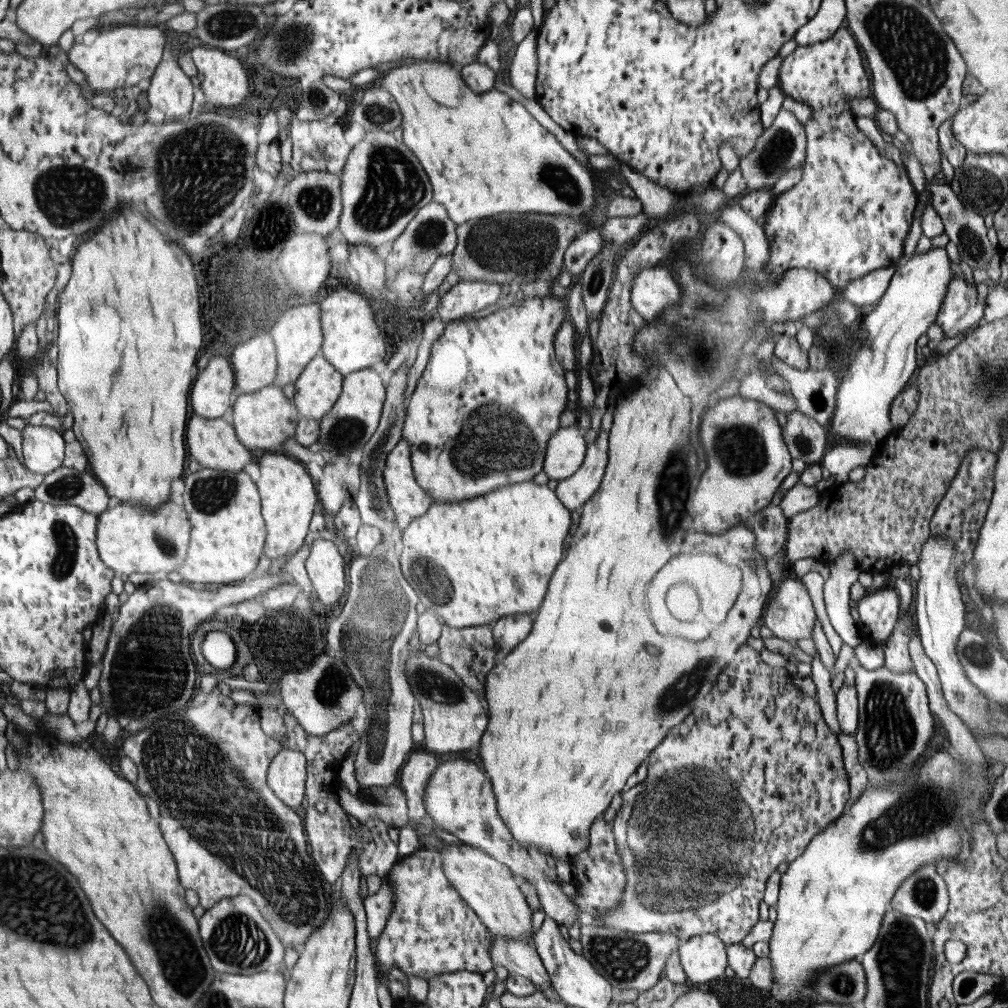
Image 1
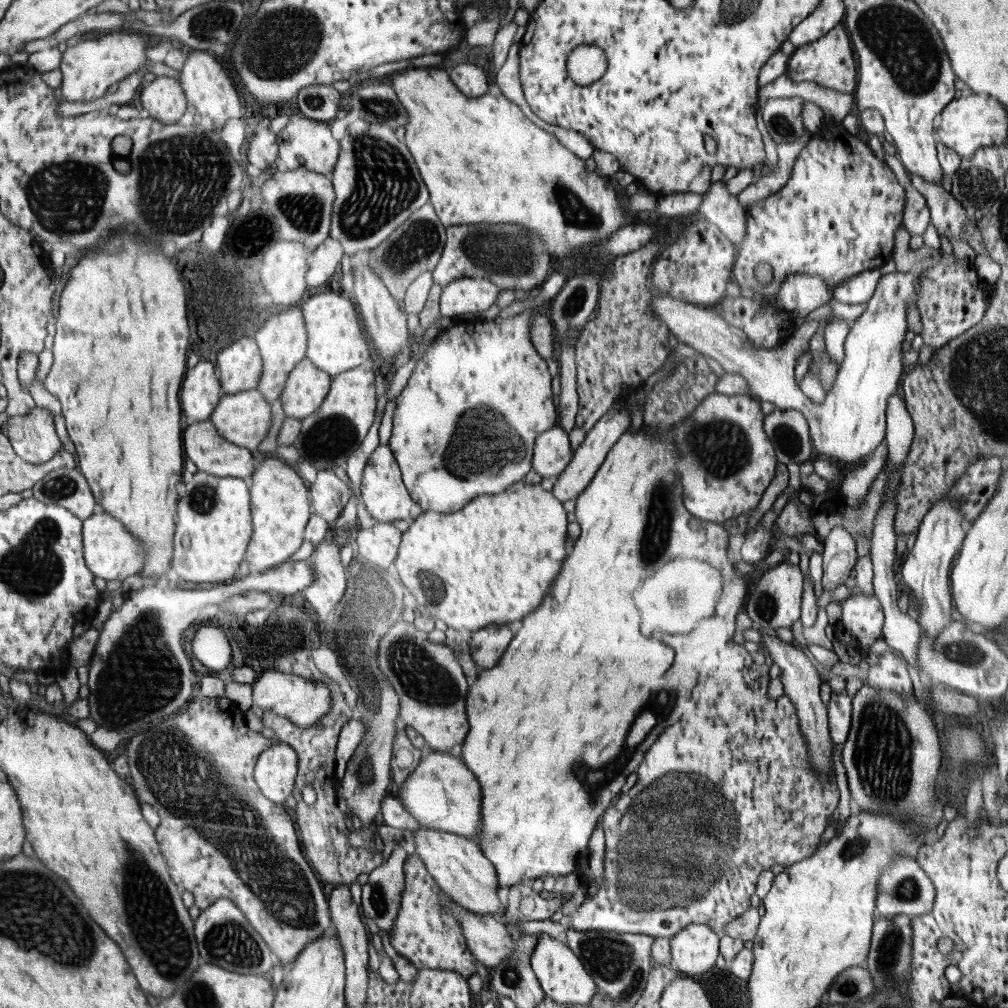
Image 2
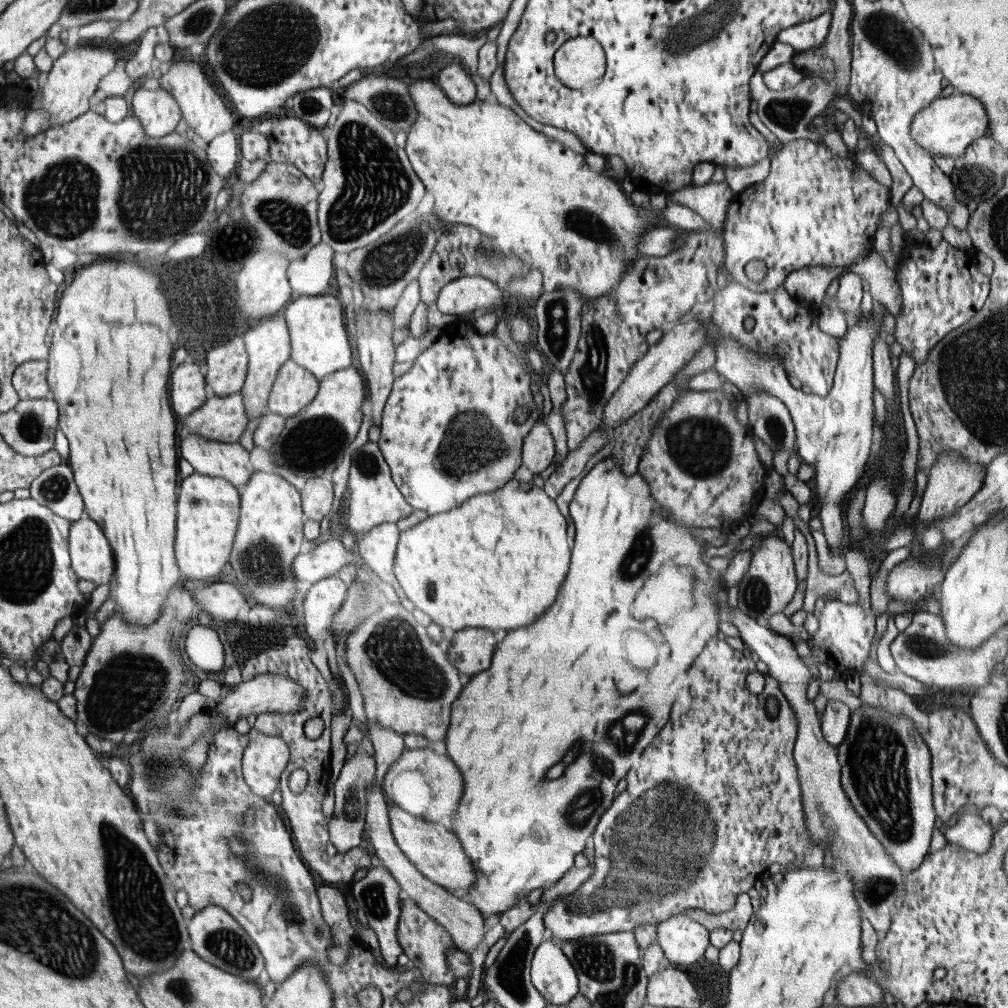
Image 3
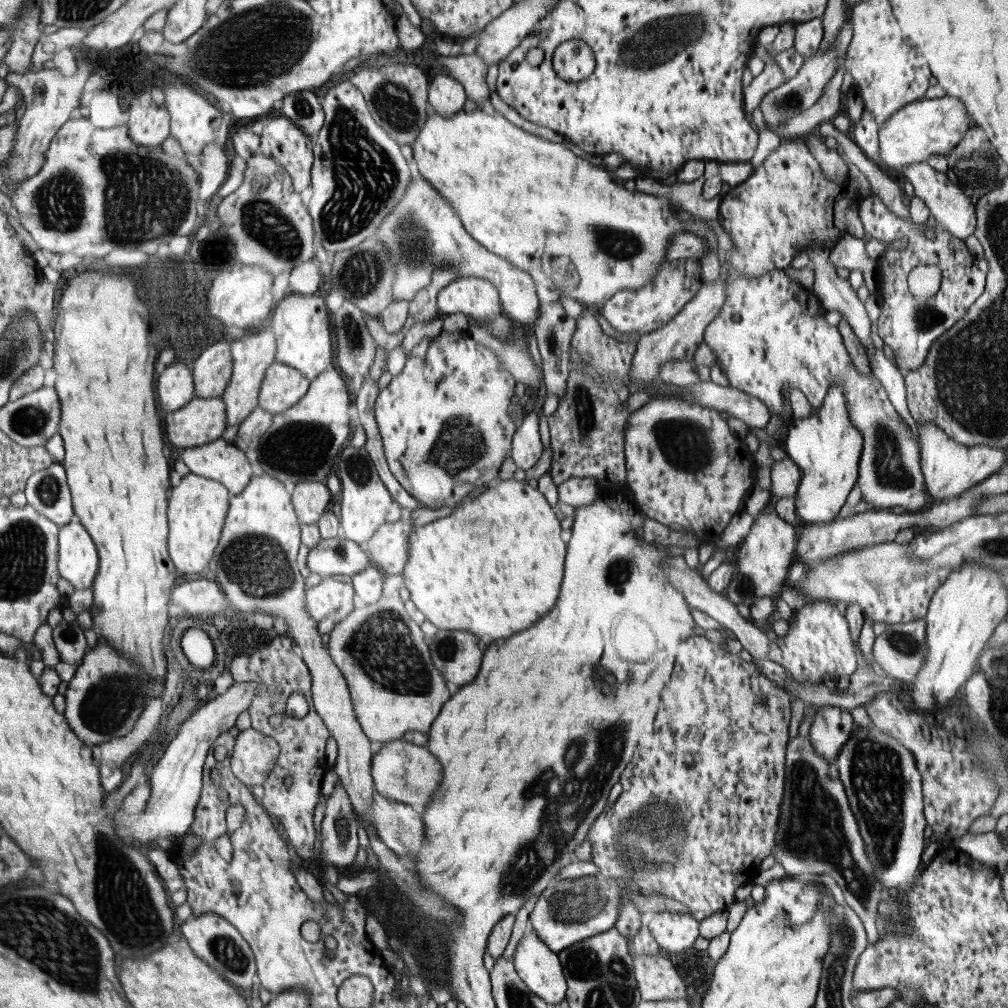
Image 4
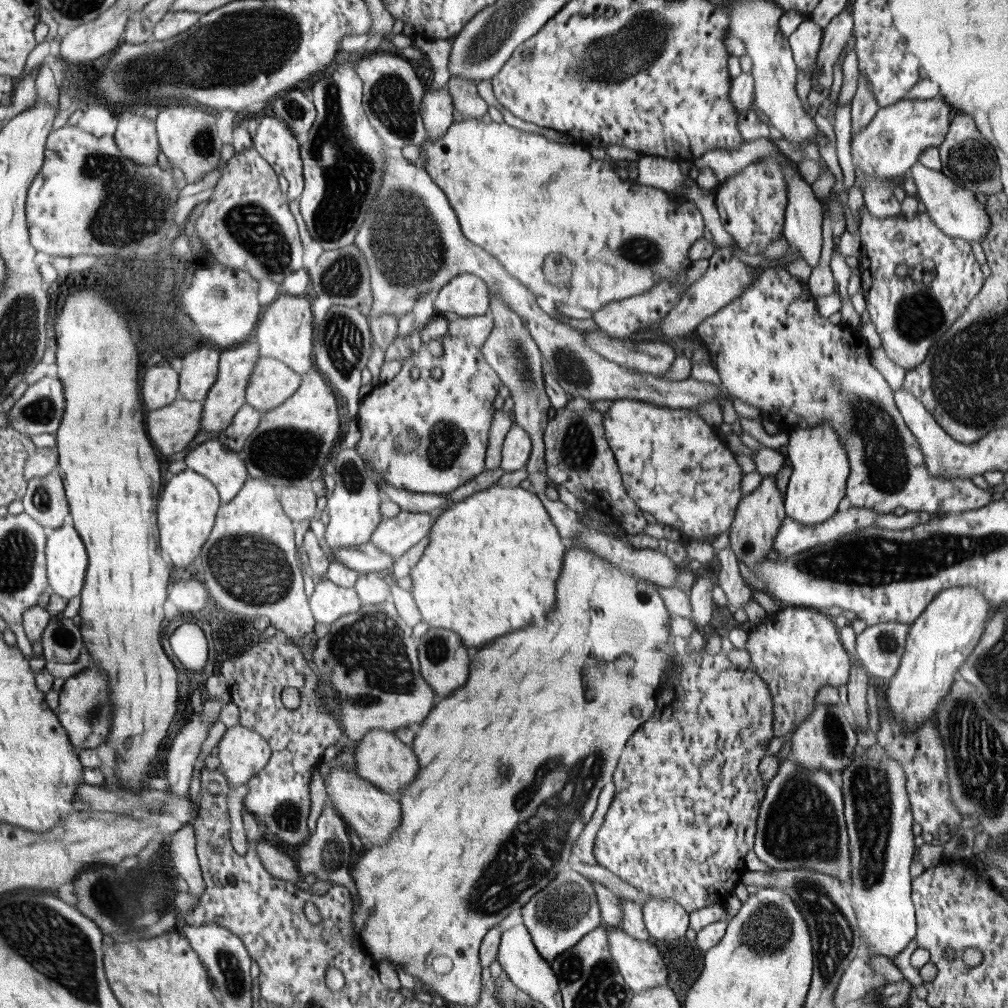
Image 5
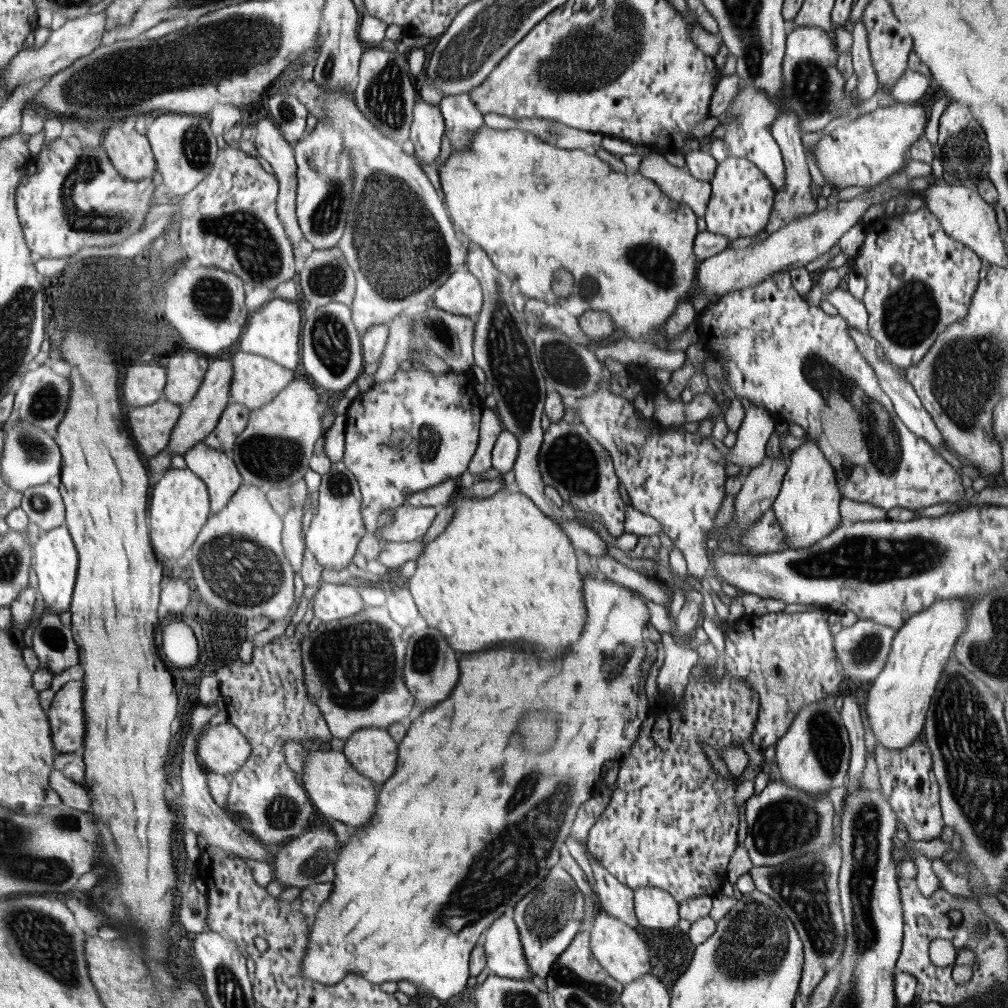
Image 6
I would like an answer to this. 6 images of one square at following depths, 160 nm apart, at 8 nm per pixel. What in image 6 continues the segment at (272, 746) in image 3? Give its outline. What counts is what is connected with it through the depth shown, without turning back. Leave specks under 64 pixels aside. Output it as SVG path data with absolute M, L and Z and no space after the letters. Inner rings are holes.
M227 721L217 727L209 725L203 730L199 736L196 758L205 772L221 774L223 777L231 779L235 773L238 773L242 765L246 765L248 758L251 758L252 748L251 742L244 736L239 727Z

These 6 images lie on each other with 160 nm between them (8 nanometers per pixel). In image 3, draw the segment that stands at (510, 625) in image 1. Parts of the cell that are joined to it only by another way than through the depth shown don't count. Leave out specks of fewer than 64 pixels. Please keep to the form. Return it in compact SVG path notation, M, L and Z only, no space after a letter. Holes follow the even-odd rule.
M460 630L448 644L449 659L464 670L464 674L474 674L490 668L492 654L496 650L496 638L490 630Z

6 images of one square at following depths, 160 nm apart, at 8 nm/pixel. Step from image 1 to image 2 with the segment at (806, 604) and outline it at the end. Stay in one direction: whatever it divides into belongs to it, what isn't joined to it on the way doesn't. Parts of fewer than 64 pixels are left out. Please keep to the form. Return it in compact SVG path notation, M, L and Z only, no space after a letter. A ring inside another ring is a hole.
M786 561L768 571L762 571L762 577L754 580L746 597L746 612L753 626L767 628L792 628L792 624L800 618L802 595L804 592L804 574L799 566L792 566Z

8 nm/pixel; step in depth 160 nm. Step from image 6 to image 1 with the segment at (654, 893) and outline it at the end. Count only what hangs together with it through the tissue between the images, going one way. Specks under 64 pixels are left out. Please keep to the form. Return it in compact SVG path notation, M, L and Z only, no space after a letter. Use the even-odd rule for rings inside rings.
M698 934L680 943L678 954L690 982L708 983L724 976L727 945L714 934Z

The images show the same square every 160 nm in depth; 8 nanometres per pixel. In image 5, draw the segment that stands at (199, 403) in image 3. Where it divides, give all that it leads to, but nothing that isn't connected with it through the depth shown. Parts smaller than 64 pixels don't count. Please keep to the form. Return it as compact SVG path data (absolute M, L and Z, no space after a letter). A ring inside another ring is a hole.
M165 363L148 367L144 373L143 397L148 411L172 404L180 398L180 374Z

